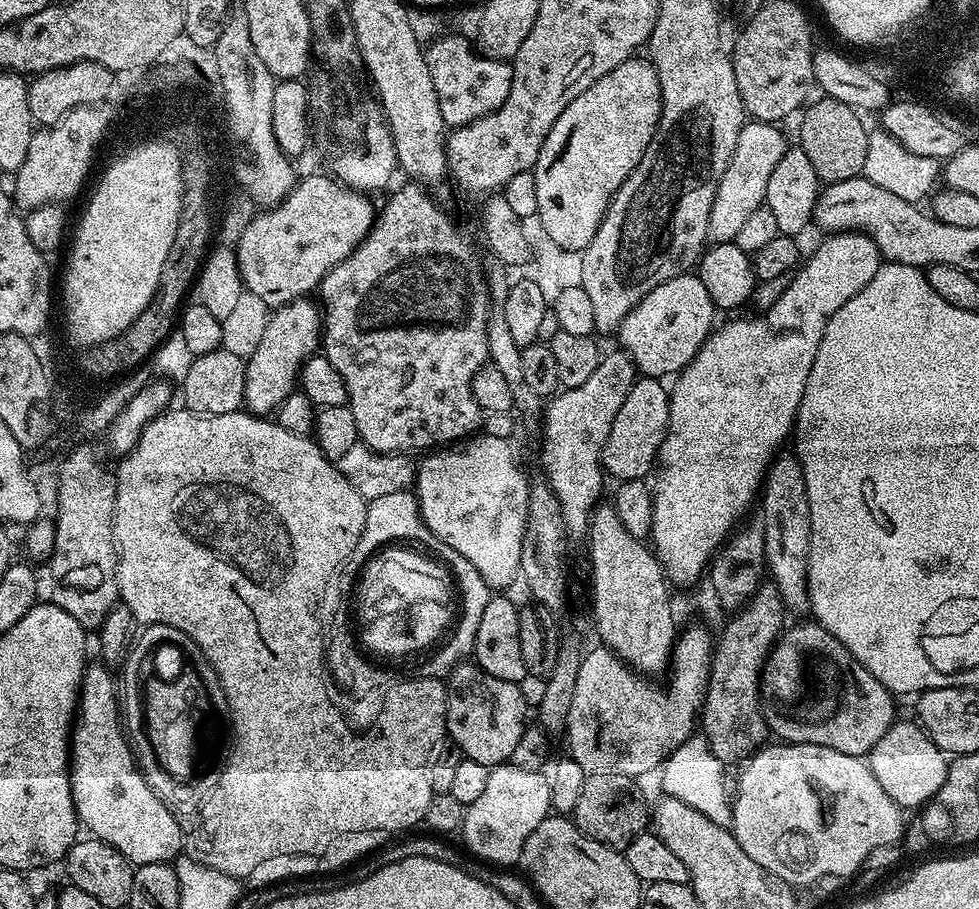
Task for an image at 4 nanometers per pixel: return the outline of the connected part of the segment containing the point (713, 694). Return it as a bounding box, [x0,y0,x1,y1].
[698,582,786,762]

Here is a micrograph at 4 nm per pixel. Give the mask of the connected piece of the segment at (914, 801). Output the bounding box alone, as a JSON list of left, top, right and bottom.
[866,719,950,810]

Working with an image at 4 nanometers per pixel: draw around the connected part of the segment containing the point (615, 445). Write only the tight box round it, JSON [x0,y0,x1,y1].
[600,375,670,481]

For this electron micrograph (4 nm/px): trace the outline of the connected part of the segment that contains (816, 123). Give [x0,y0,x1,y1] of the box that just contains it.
[798,98,869,185]

